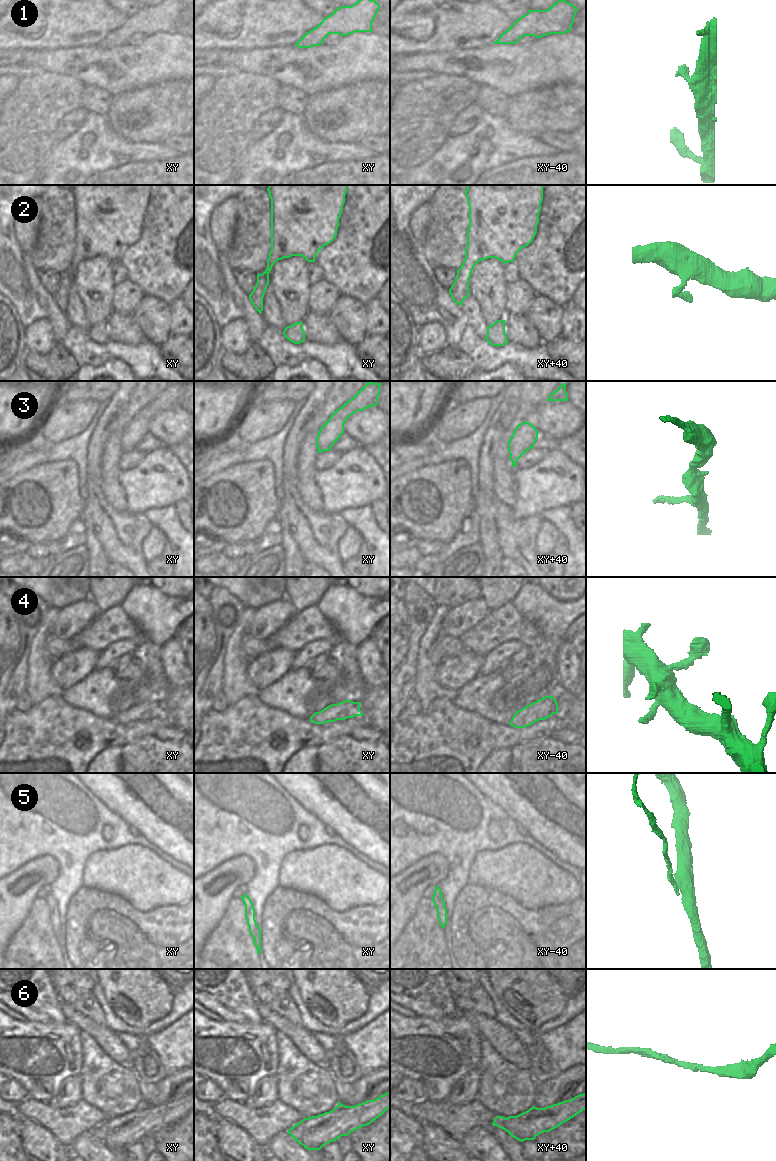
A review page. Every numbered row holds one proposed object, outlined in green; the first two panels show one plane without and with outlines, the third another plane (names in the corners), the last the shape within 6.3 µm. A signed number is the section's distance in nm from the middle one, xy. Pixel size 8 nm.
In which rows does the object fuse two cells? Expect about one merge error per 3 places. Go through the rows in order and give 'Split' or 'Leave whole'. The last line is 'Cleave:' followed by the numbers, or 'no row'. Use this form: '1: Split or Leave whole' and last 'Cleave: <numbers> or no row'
1: Leave whole
2: Leave whole
3: Leave whole
4: Leave whole
5: Split
6: Leave whole
Cleave: 5

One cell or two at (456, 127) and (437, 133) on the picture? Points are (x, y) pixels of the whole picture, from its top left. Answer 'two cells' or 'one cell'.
two cells

